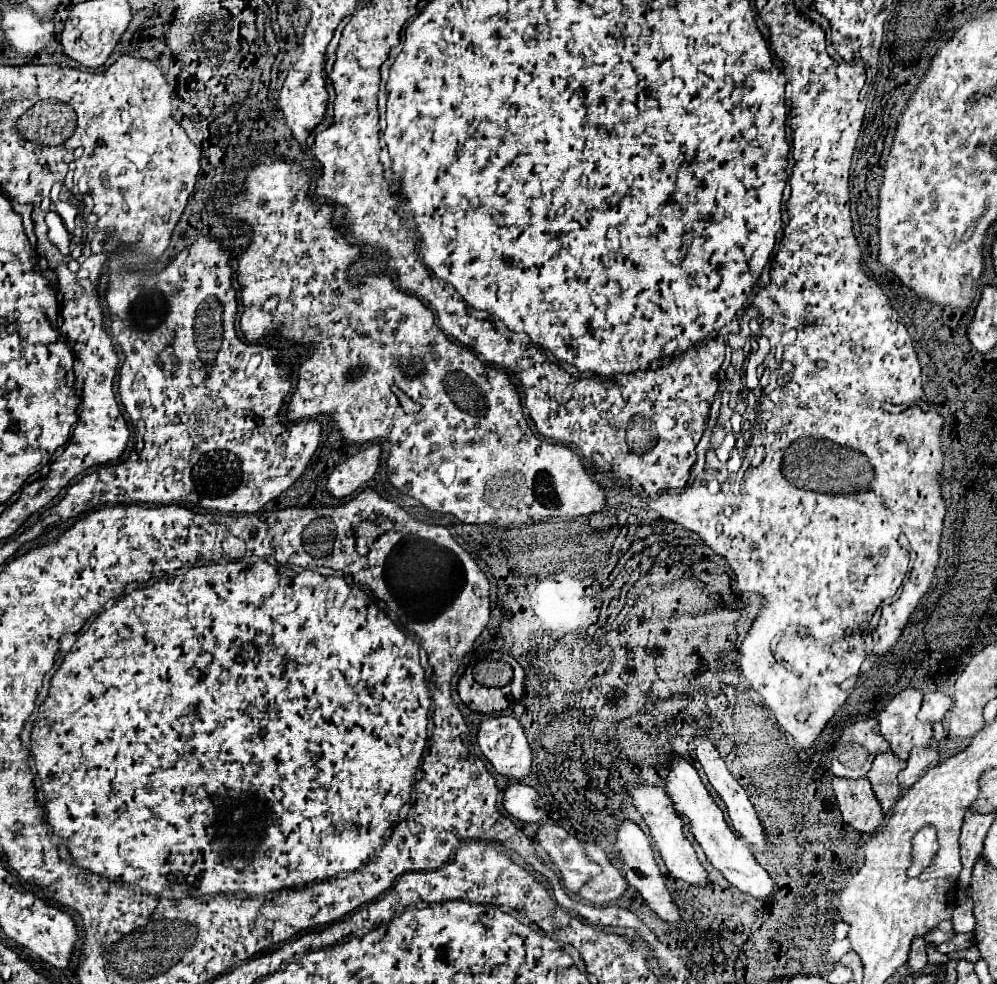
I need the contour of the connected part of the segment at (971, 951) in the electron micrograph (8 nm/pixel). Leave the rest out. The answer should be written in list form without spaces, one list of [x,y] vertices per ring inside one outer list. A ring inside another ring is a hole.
[[[972,946],[968,949],[958,951],[958,952],[951,952],[948,954],[948,958],[950,960],[952,959],[960,959],[960,958],[966,958],[966,960],[976,963],[978,959],[980,958],[980,951],[978,950],[977,946]]]

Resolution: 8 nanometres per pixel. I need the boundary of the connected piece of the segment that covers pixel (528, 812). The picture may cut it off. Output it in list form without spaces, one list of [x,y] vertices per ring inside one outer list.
[[[522,782],[508,786],[504,794],[504,808],[520,822],[540,822],[548,814],[546,802],[540,798],[540,794]]]

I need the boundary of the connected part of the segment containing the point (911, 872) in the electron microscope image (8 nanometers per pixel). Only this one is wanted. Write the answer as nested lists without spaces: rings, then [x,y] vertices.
[[[922,828],[922,832],[914,836],[912,844],[914,844],[914,850],[912,850],[914,860],[912,860],[912,866],[908,868],[908,876],[918,876],[932,862],[932,856],[938,848],[934,828]]]

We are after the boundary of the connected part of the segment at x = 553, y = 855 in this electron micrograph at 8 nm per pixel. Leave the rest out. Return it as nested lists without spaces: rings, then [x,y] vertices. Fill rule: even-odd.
[[[540,826],[538,842],[560,870],[564,886],[572,892],[580,892],[588,880],[602,872],[602,868],[588,858],[582,842],[560,826]]]

